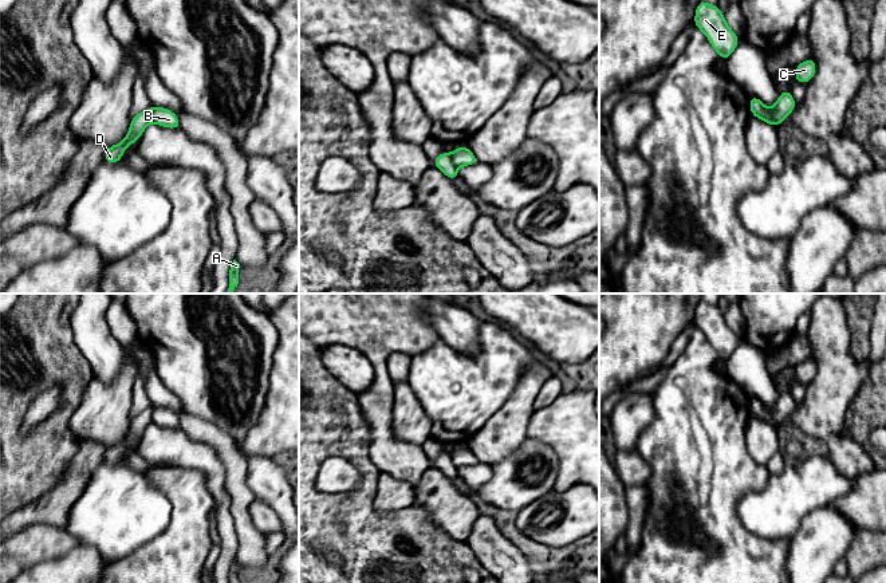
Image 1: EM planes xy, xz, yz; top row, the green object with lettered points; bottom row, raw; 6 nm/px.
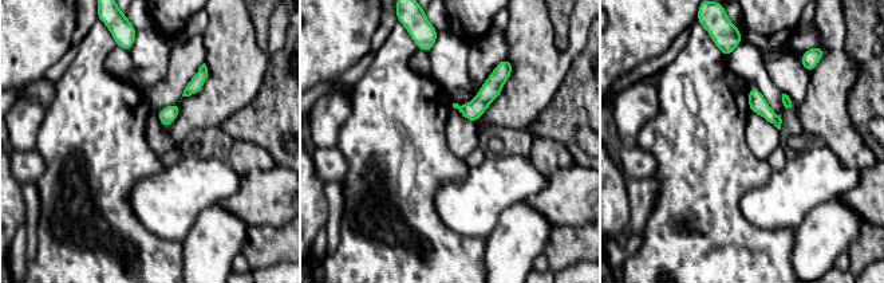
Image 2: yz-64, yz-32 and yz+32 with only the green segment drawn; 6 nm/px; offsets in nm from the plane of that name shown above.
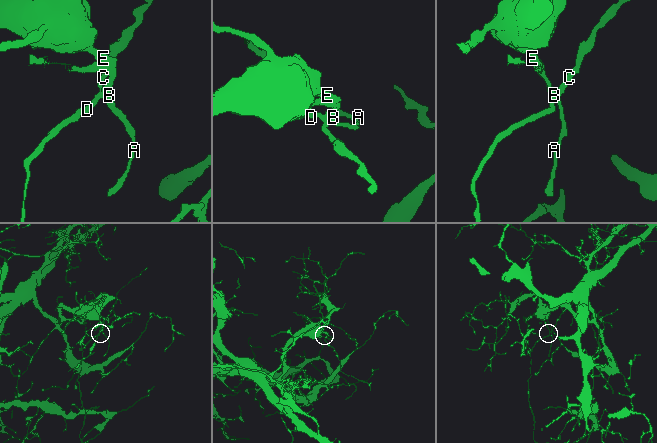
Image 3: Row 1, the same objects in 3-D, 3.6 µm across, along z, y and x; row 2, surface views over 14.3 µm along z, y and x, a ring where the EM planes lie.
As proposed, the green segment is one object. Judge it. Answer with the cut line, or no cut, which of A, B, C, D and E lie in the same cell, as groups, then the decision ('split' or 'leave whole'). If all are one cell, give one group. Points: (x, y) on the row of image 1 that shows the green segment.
cut in yz along (767, 109), (768, 118), (775, 126); A B E / C D; split

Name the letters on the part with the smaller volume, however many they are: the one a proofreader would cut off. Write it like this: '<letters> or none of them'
C, D

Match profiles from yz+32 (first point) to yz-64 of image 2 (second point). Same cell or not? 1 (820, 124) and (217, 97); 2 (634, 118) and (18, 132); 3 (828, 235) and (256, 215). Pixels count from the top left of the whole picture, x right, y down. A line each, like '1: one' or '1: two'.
1: one
2: one
3: two

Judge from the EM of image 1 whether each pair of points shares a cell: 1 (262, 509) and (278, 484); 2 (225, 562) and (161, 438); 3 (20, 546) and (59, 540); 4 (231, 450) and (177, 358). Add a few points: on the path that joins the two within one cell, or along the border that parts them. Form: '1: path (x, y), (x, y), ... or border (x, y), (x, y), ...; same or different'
1: border (256, 497), (276, 515), (282, 531); different
2: path (225, 527), (216, 477), (196, 457); same
3: path (30, 546), (50, 542); same
4: border (185, 410), (223, 428), (235, 445); different

